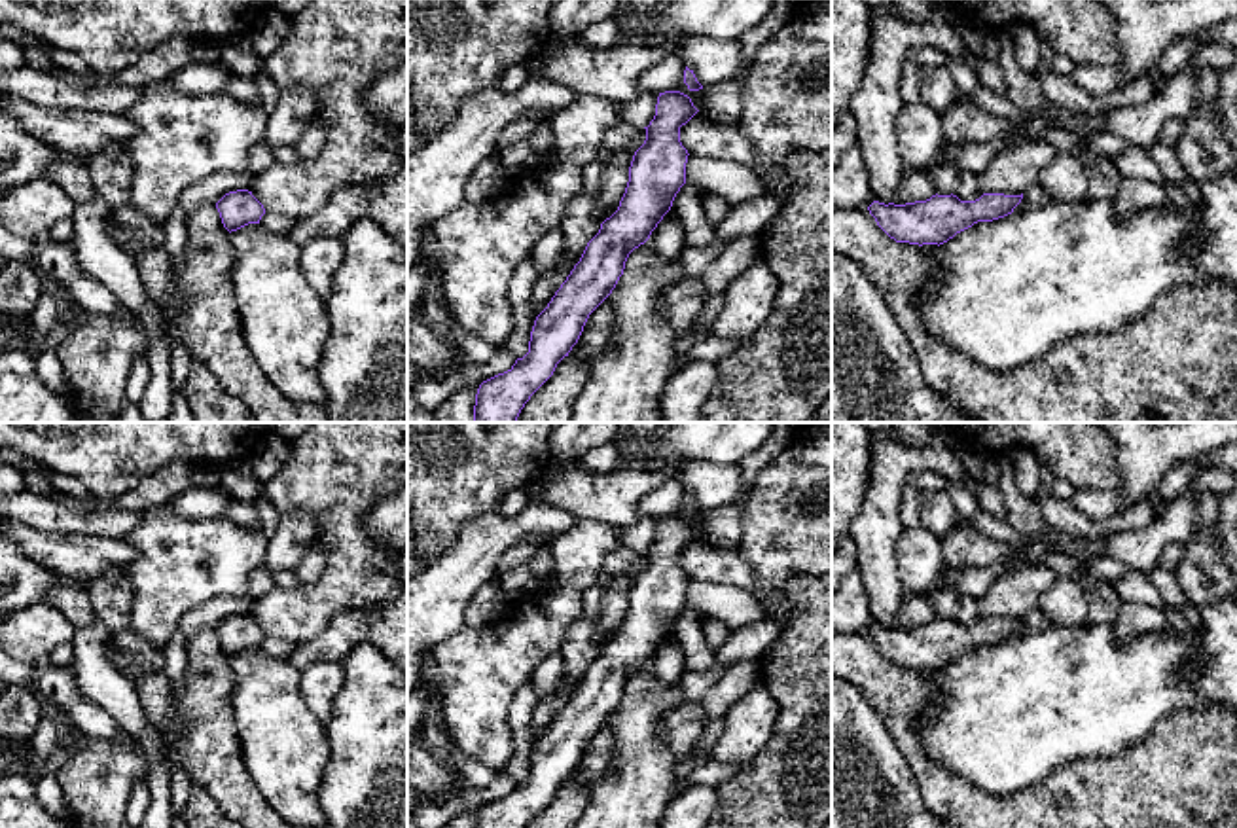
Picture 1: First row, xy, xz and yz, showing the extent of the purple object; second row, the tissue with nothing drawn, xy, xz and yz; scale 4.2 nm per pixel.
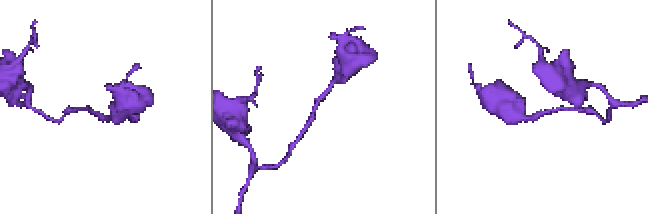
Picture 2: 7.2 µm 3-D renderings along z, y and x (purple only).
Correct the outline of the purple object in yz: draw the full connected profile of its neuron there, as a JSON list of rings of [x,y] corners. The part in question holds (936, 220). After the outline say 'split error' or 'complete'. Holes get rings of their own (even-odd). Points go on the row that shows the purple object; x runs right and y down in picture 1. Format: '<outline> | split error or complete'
[[[983,193],[976,201],[957,195],[932,195],[905,205],[873,201],[868,210],[877,225],[896,243],[943,244],[977,222],[993,222],[1013,212],[1021,195]]] | complete

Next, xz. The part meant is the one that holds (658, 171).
[[[680,91],[659,93],[655,116],[646,129],[644,144],[635,152],[629,182],[618,210],[601,224],[587,243],[580,261],[555,292],[547,307],[536,316],[529,352],[515,364],[487,381],[475,394],[474,423],[515,423],[530,396],[553,375],[557,364],[578,343],[589,315],[612,294],[623,275],[629,254],[644,244],[663,216],[671,210],[680,188],[686,184],[688,150],[680,142],[680,127],[699,110]]] | complete

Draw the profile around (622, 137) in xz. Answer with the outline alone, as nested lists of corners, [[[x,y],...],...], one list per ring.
[[[621,121],[604,135],[602,146],[610,153],[623,152],[623,150],[635,153],[644,144],[644,140],[646,140],[644,127],[636,127]]]

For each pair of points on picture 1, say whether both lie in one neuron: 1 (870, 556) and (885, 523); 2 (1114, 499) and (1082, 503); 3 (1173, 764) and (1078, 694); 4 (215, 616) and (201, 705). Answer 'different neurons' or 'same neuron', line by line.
1: same neuron
2: same neuron
3: different neurons
4: different neurons

